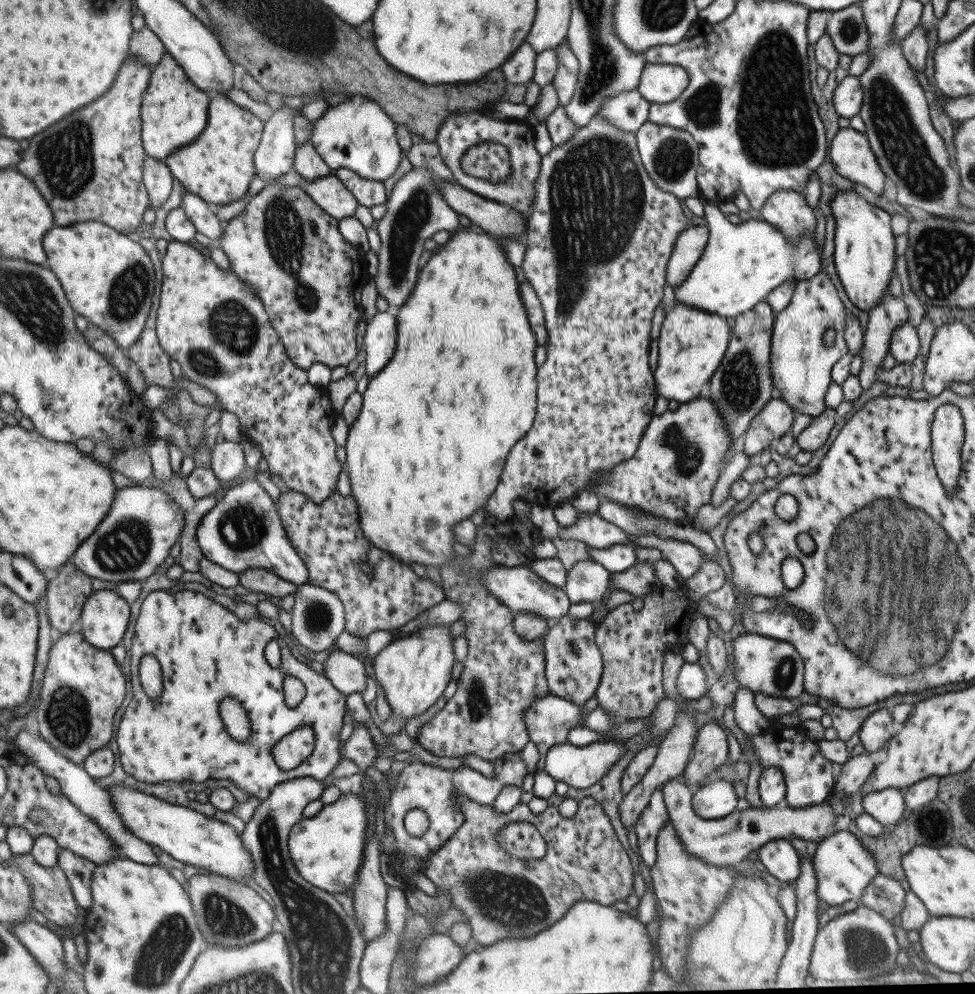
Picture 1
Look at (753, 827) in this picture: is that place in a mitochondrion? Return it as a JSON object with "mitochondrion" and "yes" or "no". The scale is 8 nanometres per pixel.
{"mitochondrion":"yes"}

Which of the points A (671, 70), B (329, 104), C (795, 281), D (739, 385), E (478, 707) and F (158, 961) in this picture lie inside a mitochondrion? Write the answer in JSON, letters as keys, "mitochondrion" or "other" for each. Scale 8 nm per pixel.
{"A":"other","B":"other","C":"other","D":"mitochondrion","E":"mitochondrion","F":"mitochondrion"}

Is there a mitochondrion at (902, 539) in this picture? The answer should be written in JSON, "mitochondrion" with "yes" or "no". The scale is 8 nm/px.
{"mitochondrion":"yes"}

